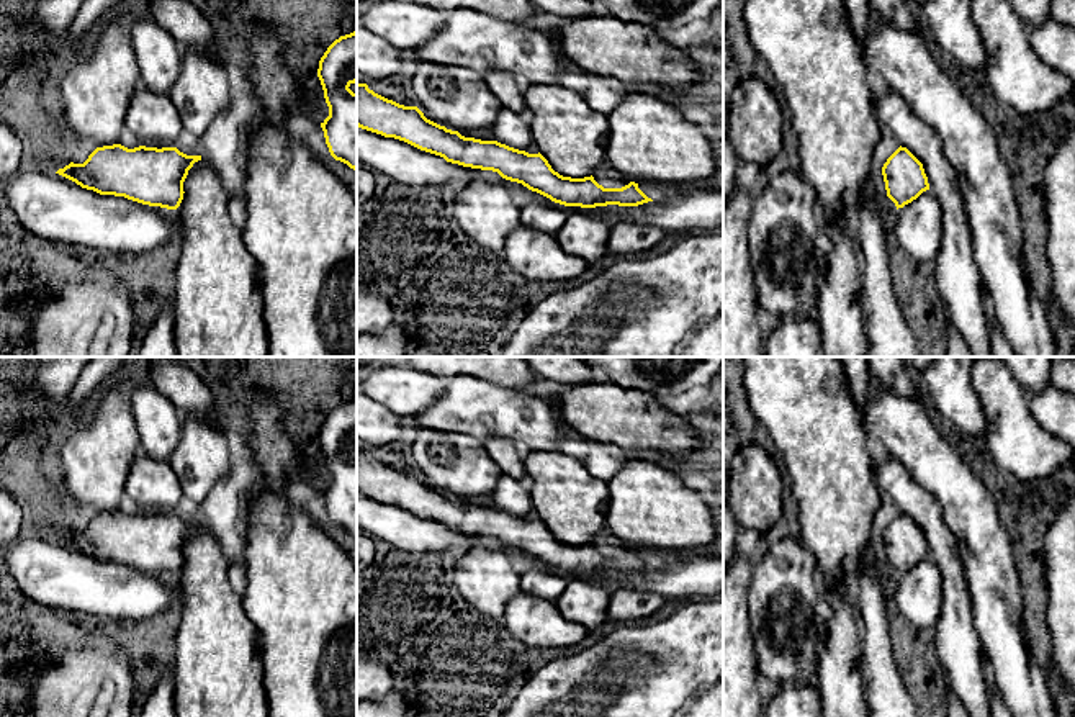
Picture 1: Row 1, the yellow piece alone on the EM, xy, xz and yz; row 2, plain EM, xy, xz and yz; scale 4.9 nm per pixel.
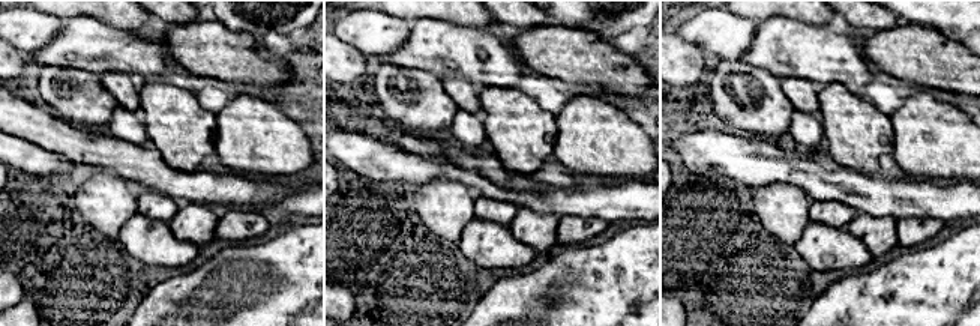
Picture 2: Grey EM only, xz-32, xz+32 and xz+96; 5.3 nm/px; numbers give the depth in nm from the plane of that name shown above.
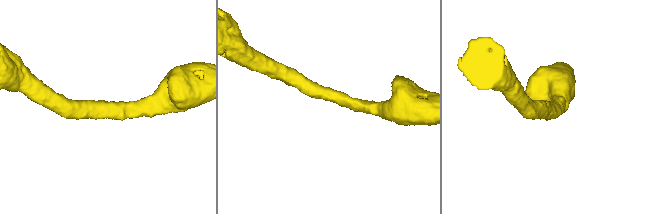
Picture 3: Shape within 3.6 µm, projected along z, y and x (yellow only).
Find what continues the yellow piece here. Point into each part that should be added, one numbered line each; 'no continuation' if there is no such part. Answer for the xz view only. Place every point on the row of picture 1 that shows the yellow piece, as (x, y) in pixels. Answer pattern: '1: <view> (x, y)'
1: xz (406, 164)

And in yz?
1: yz (918, 231)

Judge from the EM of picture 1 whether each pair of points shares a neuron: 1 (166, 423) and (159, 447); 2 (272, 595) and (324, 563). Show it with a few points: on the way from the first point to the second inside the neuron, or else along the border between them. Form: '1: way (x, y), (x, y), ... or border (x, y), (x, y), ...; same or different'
1: way (159, 429), (159, 441); same
2: way (285, 595), (293, 595), (311, 577); same

